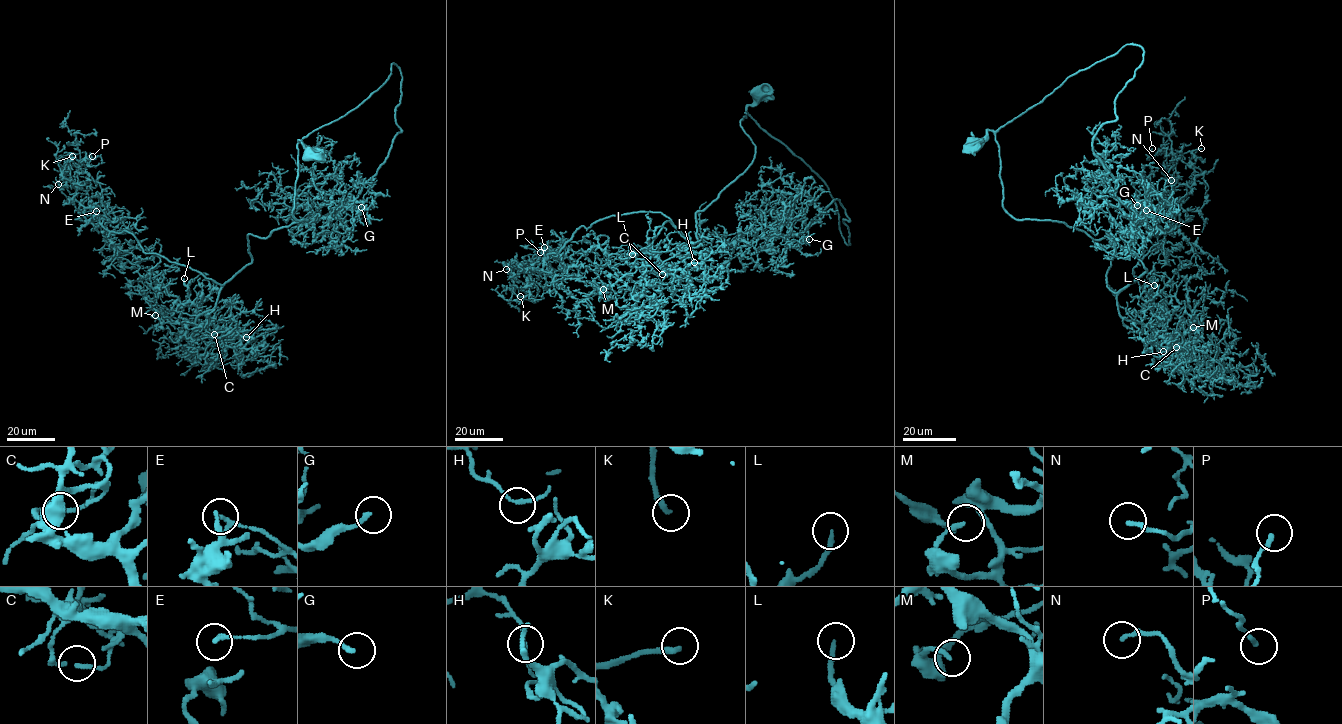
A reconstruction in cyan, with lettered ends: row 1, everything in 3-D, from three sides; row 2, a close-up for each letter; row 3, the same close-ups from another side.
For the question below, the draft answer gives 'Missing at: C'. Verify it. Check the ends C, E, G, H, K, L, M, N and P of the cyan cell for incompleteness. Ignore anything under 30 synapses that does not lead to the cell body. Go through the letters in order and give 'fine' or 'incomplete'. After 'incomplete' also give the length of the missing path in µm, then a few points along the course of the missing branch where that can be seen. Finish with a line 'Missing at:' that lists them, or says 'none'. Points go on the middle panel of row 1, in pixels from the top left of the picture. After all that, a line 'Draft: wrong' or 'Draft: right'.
C: fine
E: fine
G: fine
H: fine
K: incomplete; about 20 µm are missing; missing branch runs (520, 296), (520, 303), (502, 308), (500, 314)
L: fine
M: fine
N: fine
P: fine
Missing at: K
Draft: wrong

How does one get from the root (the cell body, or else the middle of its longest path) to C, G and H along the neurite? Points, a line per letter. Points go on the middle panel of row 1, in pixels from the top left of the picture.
C: (757, 92), (740, 121), (752, 163), (696, 212), (697, 246), (669, 221), (656, 229), (662, 274)
G: (757, 92), (746, 112), (824, 182), (848, 245), (849, 218), (835, 199), (788, 233), (787, 246), (809, 239)
H: (757, 92), (740, 121), (755, 157), (696, 212), (699, 245), (669, 221), (654, 231), (663, 269), (694, 262)

